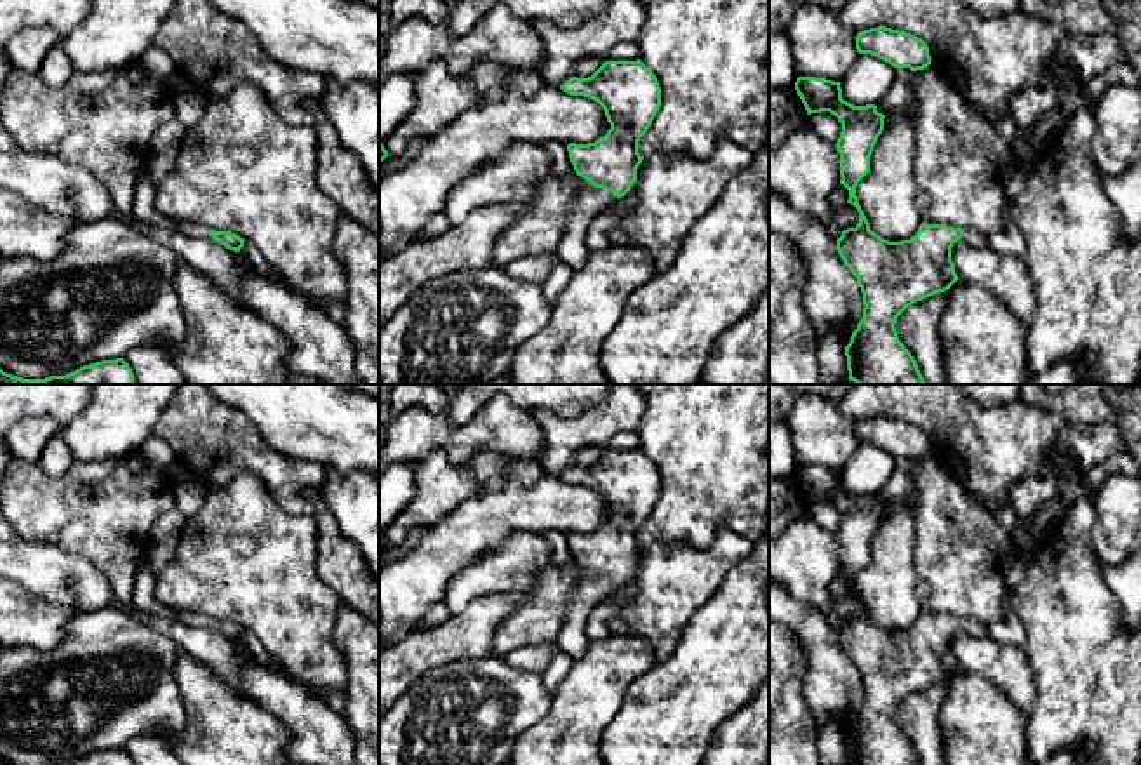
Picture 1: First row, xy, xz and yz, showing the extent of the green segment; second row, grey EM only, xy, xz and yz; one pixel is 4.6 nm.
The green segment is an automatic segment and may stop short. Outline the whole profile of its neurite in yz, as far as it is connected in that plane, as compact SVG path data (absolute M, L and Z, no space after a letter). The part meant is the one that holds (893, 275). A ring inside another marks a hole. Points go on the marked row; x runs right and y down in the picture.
M798 76L795 90L807 115L830 111L842 123L842 132L835 144L840 153L840 184L849 190L847 203L854 205L859 212L859 224L844 230L837 240L837 250L844 264L857 278L864 304L863 318L844 348L849 381L856 384L925 384L915 358L897 337L894 329L897 316L913 303L944 292L958 280L951 261L951 247L957 240L962 238L971 247L979 249L986 245L986 236L974 228L962 230L927 223L922 223L917 235L910 240L889 242L875 235L857 202L856 186L870 172L870 156L884 130L885 115L878 113L875 104L854 106L844 101L840 82Z

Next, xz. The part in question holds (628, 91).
M637 59L605 61L591 76L572 76L560 85L560 89L570 96L584 96L597 101L604 108L607 122L611 123L607 134L595 143L567 144L569 158L576 174L591 183L576 193L567 212L565 235L555 252L558 261L576 271L584 266L590 254L584 243L584 235L591 219L624 196L637 181L637 169L644 160L638 153L638 141L659 111L661 87L652 70Z

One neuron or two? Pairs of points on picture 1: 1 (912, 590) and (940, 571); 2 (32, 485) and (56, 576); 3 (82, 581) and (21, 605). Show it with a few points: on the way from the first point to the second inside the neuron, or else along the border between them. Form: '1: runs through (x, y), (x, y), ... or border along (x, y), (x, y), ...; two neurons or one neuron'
1: border along (914, 541), (914, 564), (929, 590), (924, 611); two neurons
2: border along (18, 532), (30, 541), (49, 543), (86, 558); two neurons
3: border along (18, 581), (30, 592), (73, 607), (79, 612); two neurons

